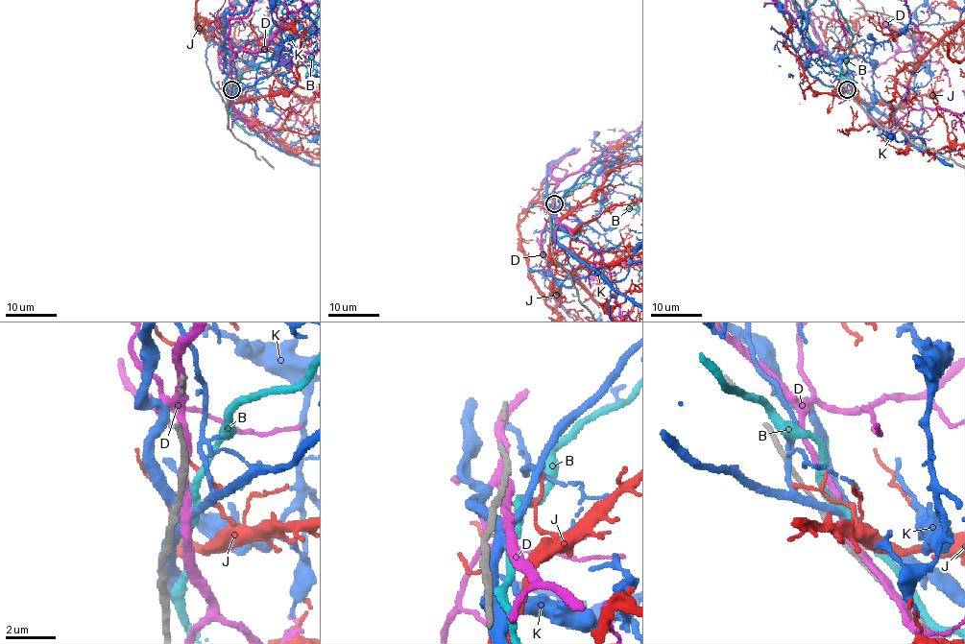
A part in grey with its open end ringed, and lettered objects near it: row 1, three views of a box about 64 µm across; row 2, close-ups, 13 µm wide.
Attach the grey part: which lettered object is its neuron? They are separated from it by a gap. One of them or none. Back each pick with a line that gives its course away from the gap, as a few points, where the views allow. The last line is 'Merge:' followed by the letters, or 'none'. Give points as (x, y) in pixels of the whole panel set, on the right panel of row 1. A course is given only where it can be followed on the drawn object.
Merge: none

